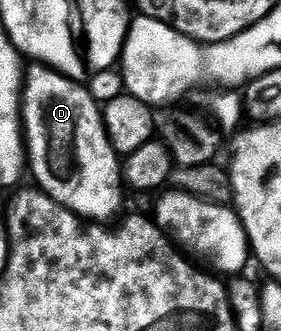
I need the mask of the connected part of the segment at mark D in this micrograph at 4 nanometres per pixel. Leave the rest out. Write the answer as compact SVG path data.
M50 67L27 68L22 122L30 175L40 182L39 190L43 194L58 201L66 210L88 221L112 221L124 203L122 159L108 136L101 104L84 85Z

